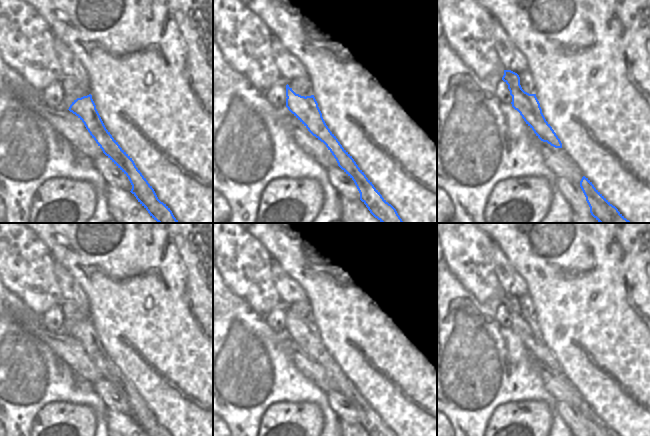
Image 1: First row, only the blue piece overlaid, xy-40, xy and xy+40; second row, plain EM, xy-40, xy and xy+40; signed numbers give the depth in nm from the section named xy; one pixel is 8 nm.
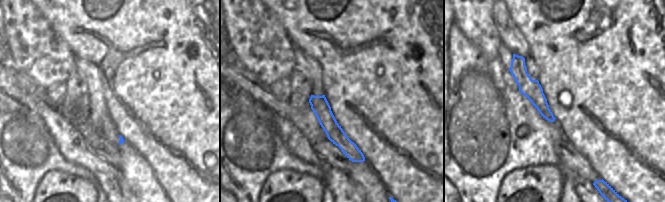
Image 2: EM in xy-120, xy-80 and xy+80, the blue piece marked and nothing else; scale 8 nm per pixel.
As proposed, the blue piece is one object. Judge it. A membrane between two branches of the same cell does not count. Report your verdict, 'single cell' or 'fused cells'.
fused cells

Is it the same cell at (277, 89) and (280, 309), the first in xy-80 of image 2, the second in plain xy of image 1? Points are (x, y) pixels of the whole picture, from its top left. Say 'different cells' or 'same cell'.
same cell

